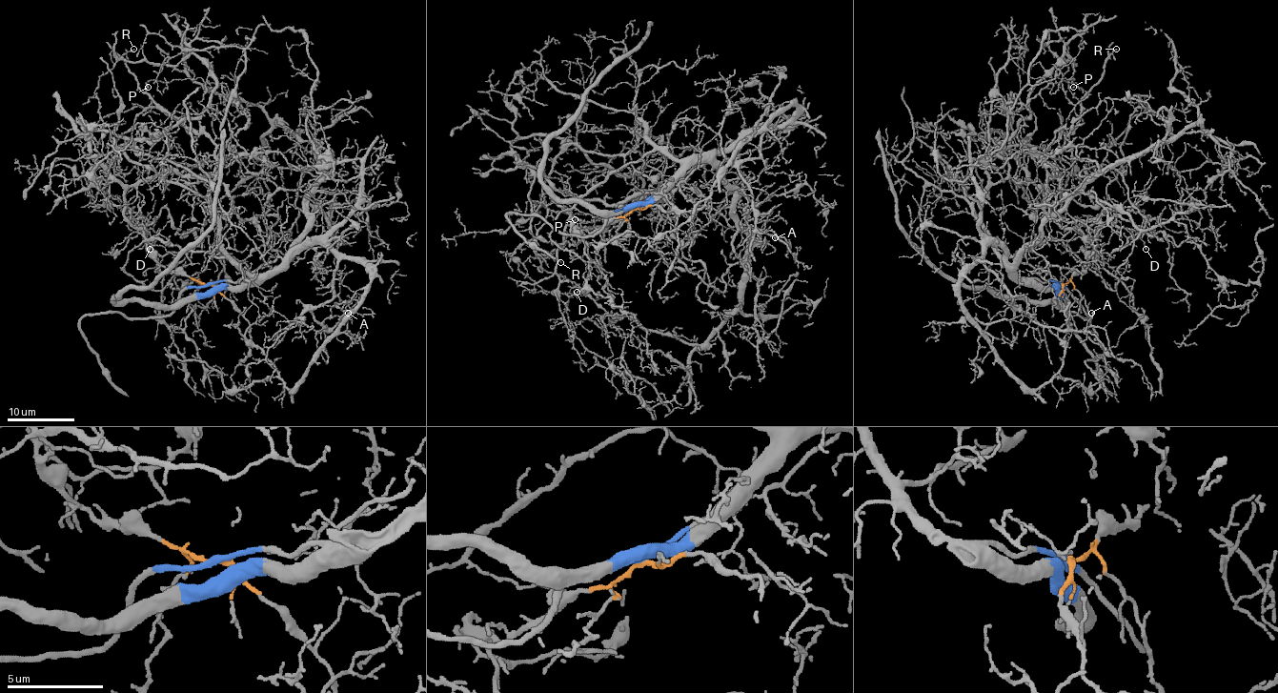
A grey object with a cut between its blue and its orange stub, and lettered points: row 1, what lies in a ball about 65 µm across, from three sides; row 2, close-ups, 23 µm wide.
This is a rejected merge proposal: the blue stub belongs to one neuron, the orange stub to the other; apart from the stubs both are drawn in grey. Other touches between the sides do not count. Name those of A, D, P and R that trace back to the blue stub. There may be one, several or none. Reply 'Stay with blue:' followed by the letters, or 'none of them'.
Stay with blue: A

